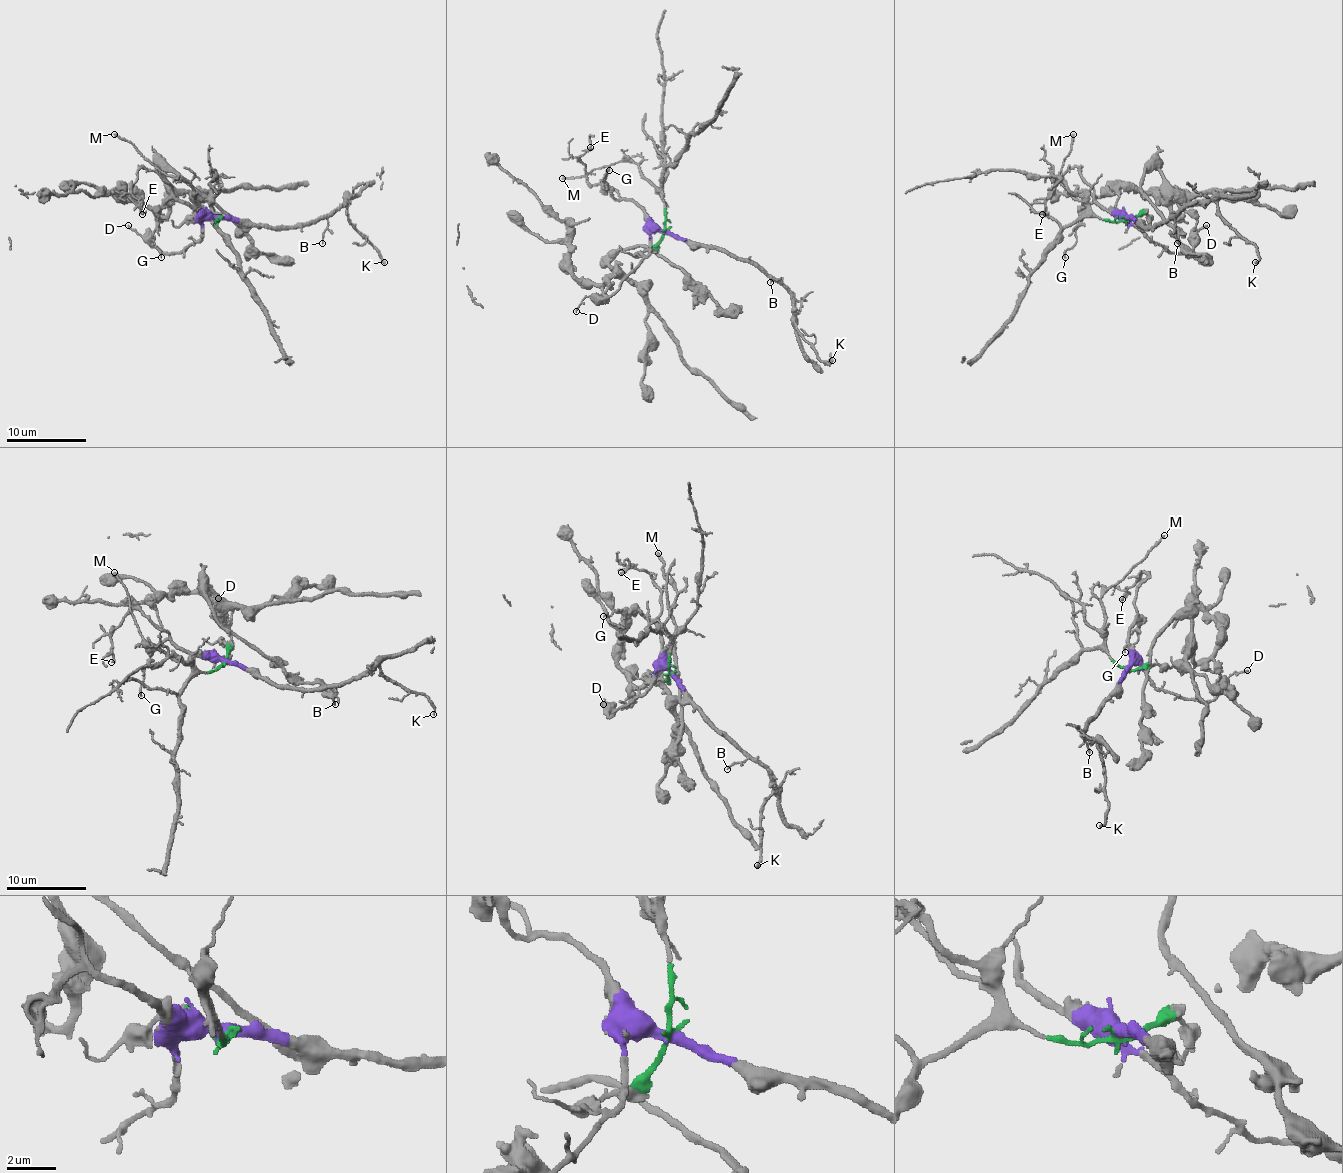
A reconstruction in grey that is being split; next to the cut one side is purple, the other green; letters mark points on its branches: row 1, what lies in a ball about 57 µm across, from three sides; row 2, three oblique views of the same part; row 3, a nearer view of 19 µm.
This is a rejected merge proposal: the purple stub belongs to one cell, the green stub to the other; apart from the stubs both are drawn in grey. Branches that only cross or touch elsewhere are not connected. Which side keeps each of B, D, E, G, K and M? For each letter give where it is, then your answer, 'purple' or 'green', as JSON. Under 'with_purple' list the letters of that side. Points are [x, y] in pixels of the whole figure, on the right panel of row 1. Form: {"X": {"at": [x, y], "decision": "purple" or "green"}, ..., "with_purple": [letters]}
{"B": {"at": [1177, 243], "decision": "purple"}, "D": {"at": [1206, 225], "decision": "purple"}, "E": {"at": [1042, 214], "decision": "purple"}, "G": {"at": [1065, 257], "decision": "purple"}, "K": {"at": [1255, 262], "decision": "purple"}, "M": {"at": [1073, 134], "decision": "green"}, "with_purple": ["B", "D", "E", "G", "K"]}

